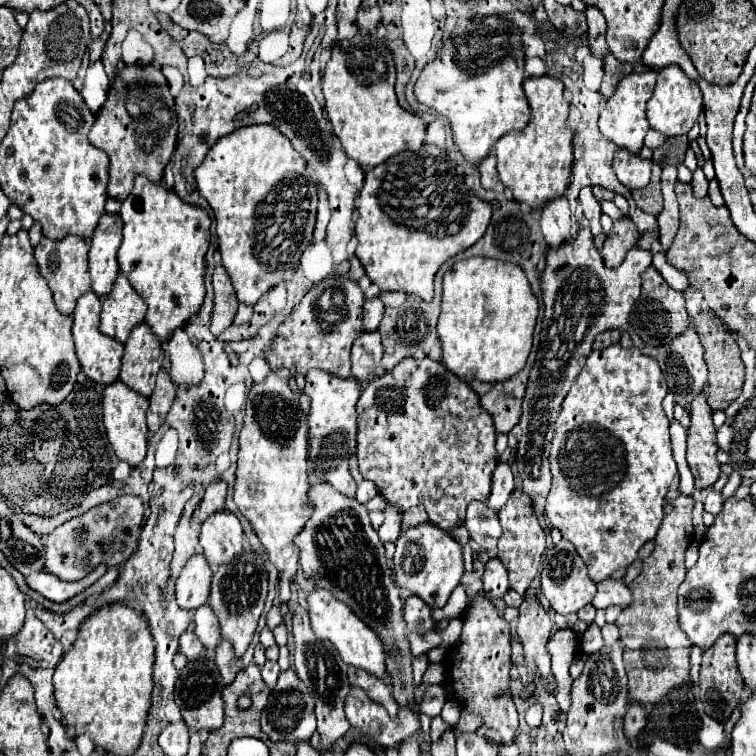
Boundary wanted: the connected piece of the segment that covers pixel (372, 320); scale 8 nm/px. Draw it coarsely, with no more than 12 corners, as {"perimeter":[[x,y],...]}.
{"perimeter":[[379,296],[363,306],[363,326],[367,332],[377,330],[383,318]]}

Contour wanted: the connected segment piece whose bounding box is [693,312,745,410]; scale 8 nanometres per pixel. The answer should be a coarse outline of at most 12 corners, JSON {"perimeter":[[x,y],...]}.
{"perimeter":[[707,312],[693,318],[711,410],[741,394],[745,368],[733,334]]}

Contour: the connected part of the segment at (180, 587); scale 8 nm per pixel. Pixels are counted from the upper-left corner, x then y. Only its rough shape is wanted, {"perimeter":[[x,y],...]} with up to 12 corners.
{"perimeter":[[193,554],[175,582],[177,604],[195,610],[209,600],[211,568]]}

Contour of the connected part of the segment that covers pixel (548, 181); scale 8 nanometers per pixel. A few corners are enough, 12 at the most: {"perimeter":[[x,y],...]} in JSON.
{"perimeter":[[525,78],[531,120],[495,144],[499,180],[533,208],[573,166],[563,82]]}

